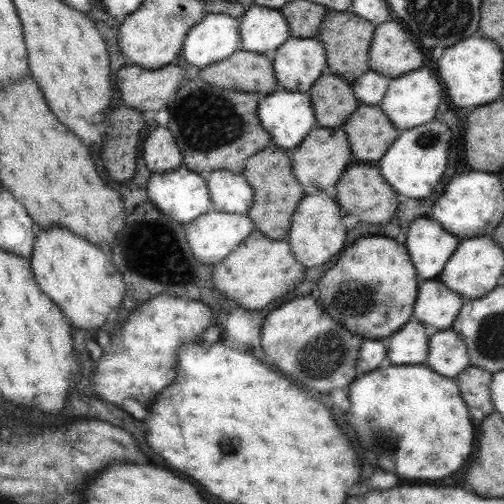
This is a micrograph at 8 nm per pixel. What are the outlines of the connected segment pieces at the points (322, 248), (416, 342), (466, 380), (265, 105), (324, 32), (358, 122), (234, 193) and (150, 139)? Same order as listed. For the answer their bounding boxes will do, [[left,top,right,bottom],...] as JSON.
[[285,190,345,268],[384,319,429,365],[454,365,494,416],[256,89,316,154],[316,8,373,82],[340,105,399,165],[205,170,252,214],[141,123,182,173]]

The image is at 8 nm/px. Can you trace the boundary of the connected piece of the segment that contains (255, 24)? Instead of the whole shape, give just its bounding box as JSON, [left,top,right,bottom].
[238,3,290,54]

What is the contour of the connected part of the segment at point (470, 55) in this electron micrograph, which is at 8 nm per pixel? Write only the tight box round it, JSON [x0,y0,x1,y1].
[435,38,503,108]

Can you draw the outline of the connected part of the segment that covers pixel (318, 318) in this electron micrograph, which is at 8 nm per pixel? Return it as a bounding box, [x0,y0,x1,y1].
[260,296,363,392]

